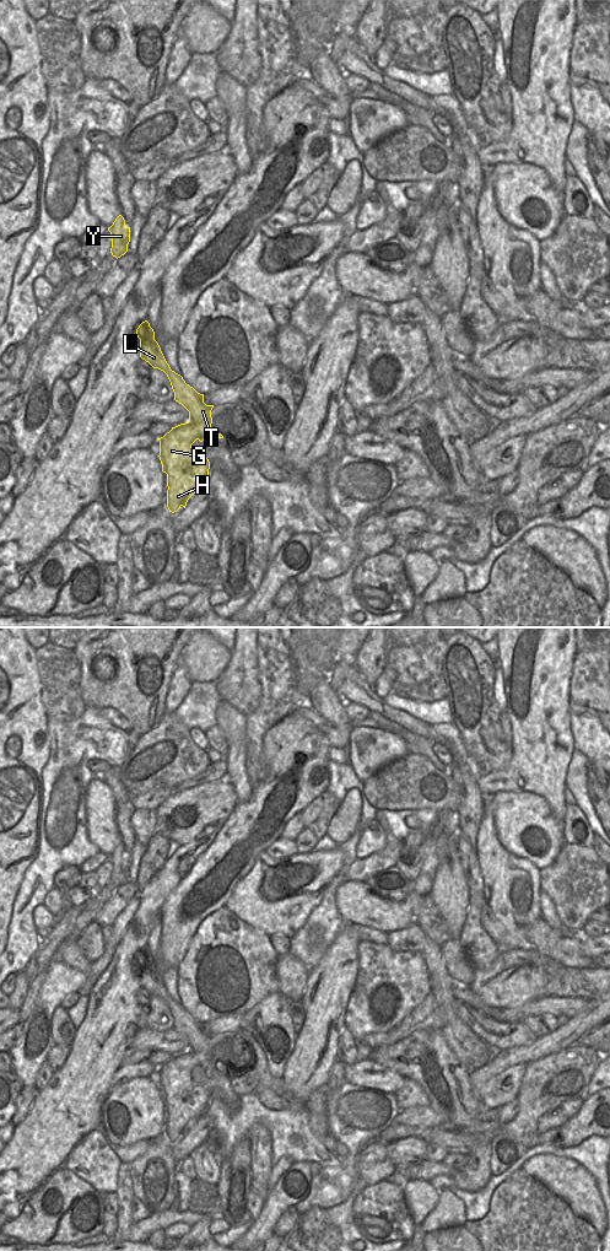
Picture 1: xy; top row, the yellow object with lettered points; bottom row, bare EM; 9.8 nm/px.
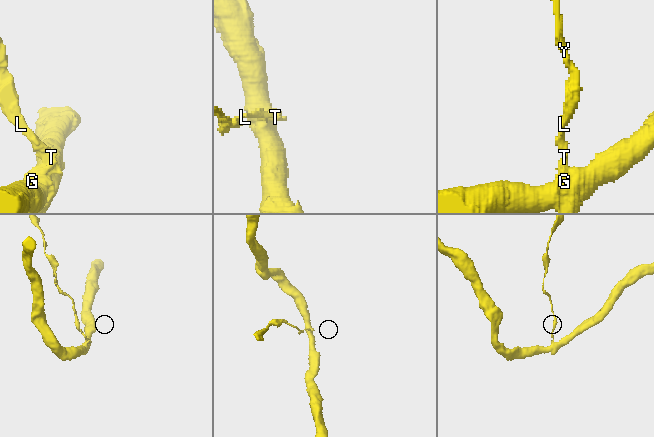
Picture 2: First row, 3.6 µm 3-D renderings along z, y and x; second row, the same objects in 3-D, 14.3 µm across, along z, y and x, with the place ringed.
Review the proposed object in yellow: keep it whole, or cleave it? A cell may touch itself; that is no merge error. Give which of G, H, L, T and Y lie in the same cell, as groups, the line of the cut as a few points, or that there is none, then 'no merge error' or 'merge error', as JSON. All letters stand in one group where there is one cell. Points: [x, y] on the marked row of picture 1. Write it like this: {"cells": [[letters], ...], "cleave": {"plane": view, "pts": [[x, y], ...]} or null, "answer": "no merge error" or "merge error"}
{"cells": [["G", "H"], ["L", "T", "Y"]], "cleave": {"plane": "xy", "pts": [[211, 419], [205, 419], [200, 422], [189, 421]]}, "answer": "merge error"}

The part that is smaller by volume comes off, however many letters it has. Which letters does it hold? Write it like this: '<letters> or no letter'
L, T, Y.

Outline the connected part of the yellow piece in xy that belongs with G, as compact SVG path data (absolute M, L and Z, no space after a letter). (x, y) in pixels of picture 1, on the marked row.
M212 420L201 424L185 422L172 427L160 441L160 460L162 471L167 474L167 507L169 512L177 512L182 506L185 508L188 500L204 485L209 475L210 462L207 458L198 457L191 444L199 440L216 438L211 432Z

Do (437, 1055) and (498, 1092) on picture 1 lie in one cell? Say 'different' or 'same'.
different

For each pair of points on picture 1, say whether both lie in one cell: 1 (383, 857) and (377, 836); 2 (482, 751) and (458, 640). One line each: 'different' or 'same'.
1: different
2: same

